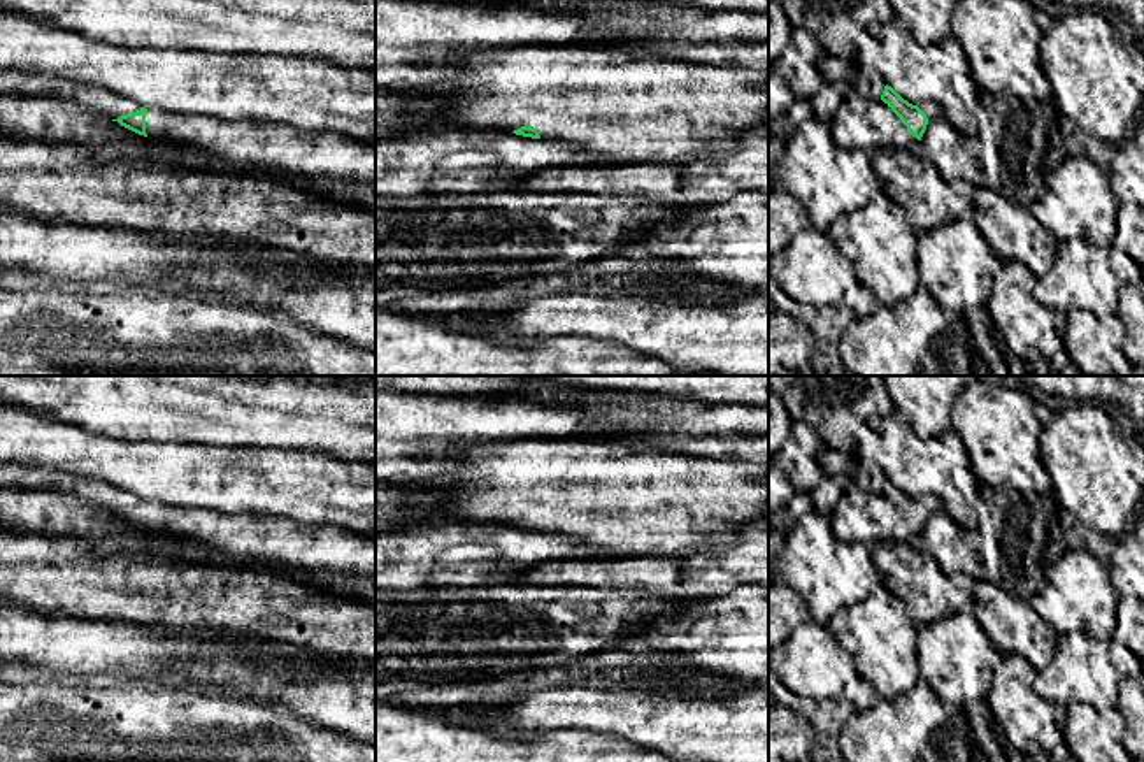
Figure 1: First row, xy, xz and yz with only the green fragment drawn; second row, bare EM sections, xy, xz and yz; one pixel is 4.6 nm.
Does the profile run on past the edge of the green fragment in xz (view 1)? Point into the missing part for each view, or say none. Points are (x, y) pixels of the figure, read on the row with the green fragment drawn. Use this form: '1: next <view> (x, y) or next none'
1: next none

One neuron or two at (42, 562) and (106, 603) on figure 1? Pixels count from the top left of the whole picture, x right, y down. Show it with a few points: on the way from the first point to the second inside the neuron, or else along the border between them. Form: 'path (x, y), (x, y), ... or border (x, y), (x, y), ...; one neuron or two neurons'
path (58, 575), (79, 578), (90, 587); one neuron

